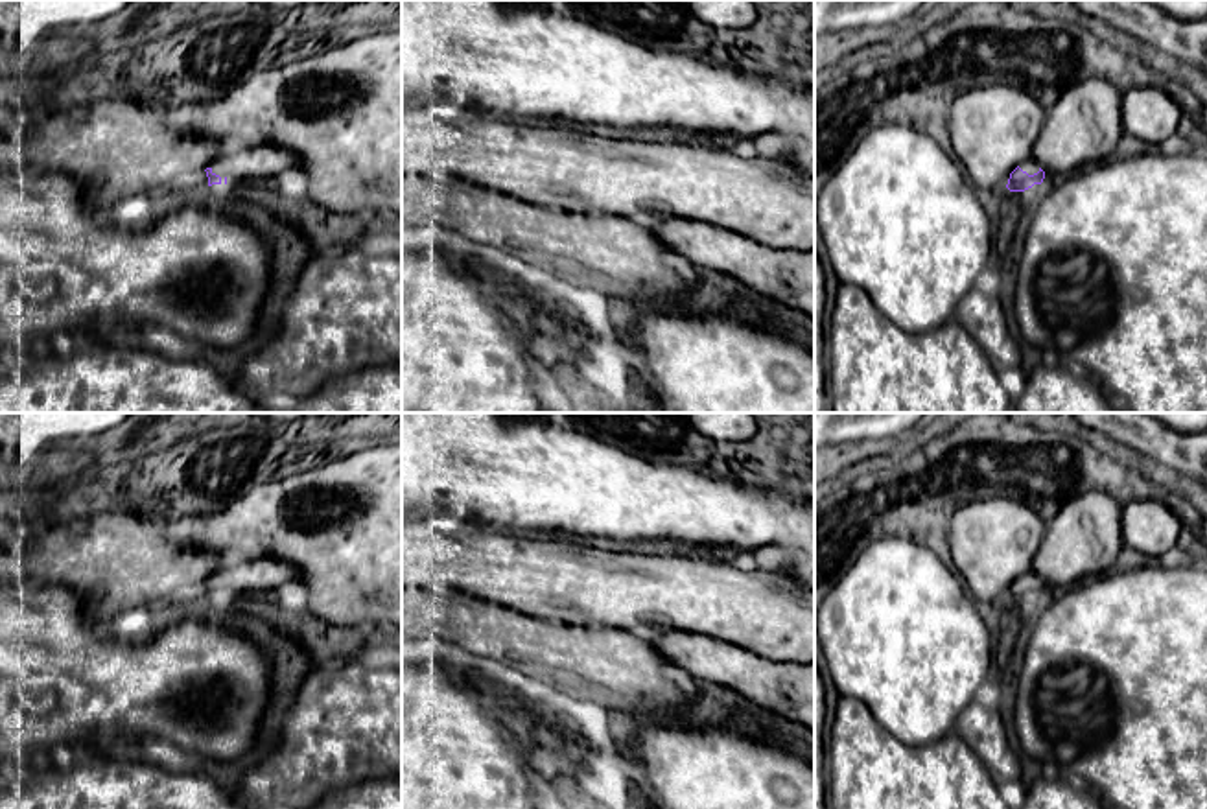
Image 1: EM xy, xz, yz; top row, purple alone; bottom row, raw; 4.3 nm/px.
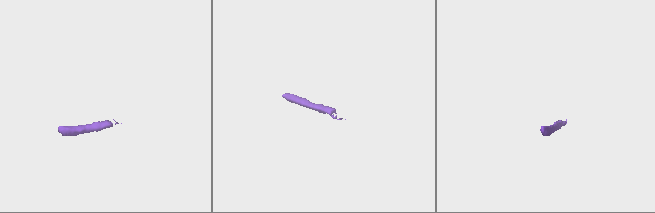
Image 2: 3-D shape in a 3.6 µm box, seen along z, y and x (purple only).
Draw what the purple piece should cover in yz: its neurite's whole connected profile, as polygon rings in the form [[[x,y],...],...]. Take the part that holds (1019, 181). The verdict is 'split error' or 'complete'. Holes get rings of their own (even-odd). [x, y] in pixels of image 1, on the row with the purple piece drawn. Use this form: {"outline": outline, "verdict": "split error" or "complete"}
{"outline": [[[1030,157],[1021,166],[1017,166],[1008,179],[1006,188],[1010,192],[1025,192],[1032,188],[1034,184],[1041,184],[1045,179],[1045,171],[1039,168],[1039,164]]], "verdict": "split error"}

